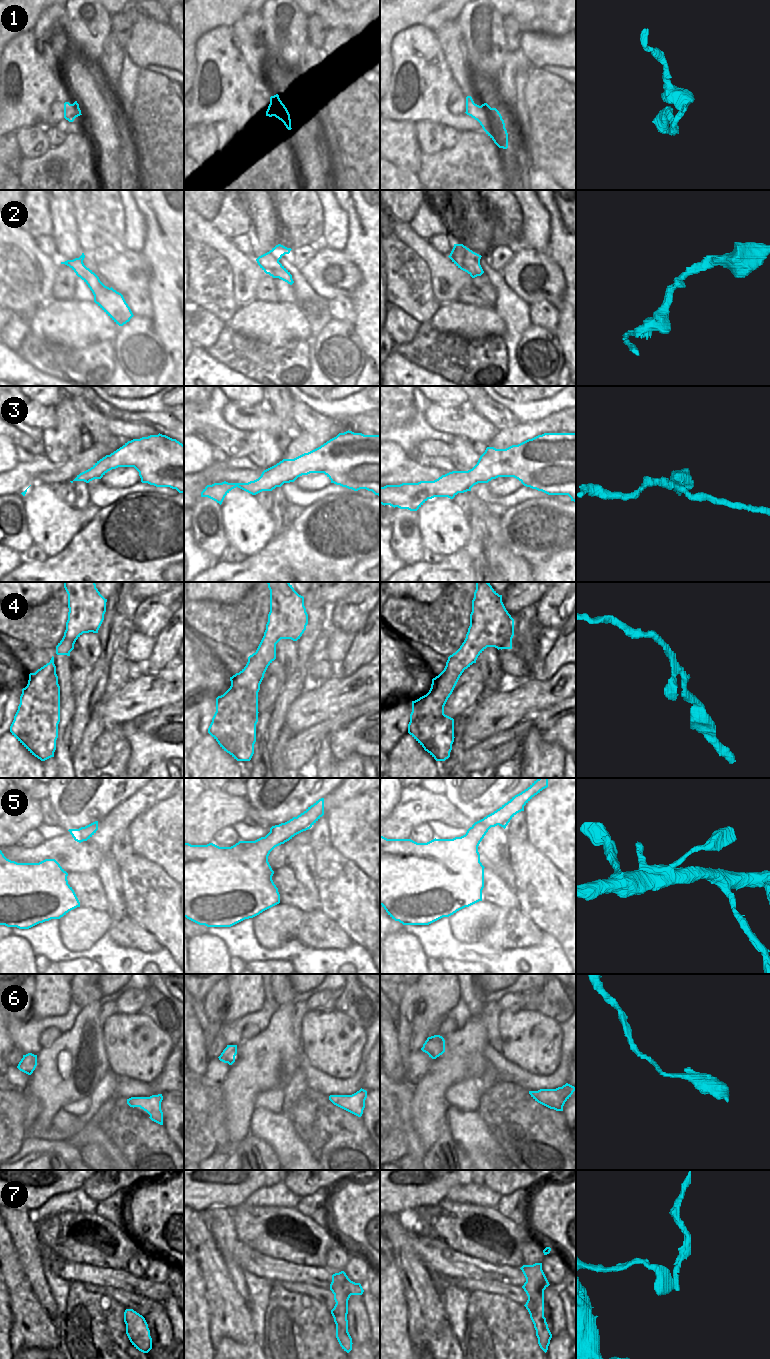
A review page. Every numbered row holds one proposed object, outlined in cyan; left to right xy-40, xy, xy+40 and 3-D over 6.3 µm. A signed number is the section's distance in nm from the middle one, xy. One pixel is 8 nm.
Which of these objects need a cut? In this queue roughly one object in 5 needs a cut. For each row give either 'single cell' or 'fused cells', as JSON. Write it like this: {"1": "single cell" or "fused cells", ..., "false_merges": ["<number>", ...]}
{"1": "single cell", "2": "single cell", "3": "single cell", "4": "single cell", "5": "single cell", "6": "single cell", "7": "fused cells", "false_merges": ["7"]}

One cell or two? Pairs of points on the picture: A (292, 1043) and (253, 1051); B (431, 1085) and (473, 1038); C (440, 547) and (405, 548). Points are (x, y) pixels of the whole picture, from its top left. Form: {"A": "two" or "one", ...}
{"A": "one", "B": "one", "C": "two"}

